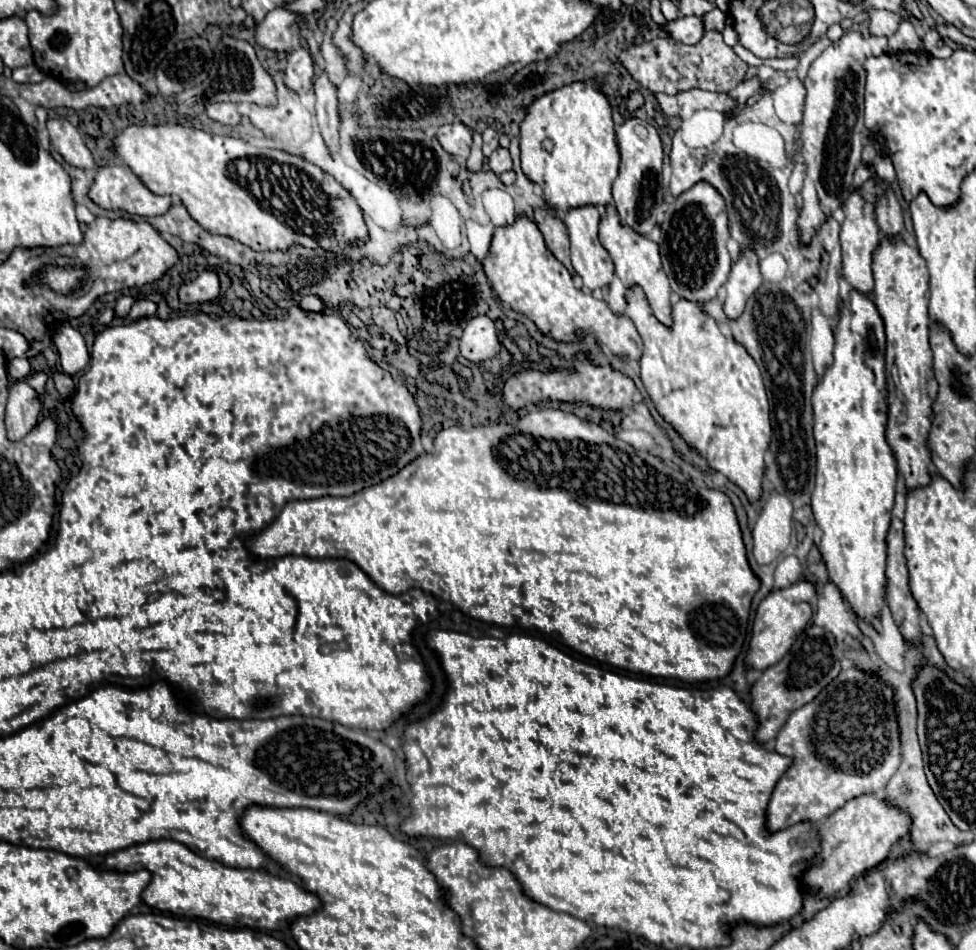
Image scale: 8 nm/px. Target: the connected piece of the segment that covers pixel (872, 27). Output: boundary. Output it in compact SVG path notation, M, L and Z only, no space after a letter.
M869 11L869 31L871 35L883 35L883 37L891 37L895 35L901 17L893 11Z

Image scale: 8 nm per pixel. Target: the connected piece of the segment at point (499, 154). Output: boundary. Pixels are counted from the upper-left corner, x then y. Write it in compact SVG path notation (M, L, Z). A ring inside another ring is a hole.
M497 147L491 157L489 157L489 167L491 171L495 171L497 175L501 175L503 171L509 171L511 169L511 155L507 149L503 147Z

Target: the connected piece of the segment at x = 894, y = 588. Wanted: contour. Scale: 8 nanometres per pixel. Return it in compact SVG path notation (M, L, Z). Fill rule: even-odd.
M893 517L887 533L885 577L887 577L887 587L885 587L887 603L901 635L911 643L919 643L921 627L917 615L917 601L909 591L909 571L903 555L903 521L897 517Z

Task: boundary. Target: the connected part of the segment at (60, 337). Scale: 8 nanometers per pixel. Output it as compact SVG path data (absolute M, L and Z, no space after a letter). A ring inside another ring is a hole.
M59 323L53 329L49 329L49 333L59 351L63 373L73 375L87 367L89 351L87 351L83 335L77 329L73 329L69 323Z

